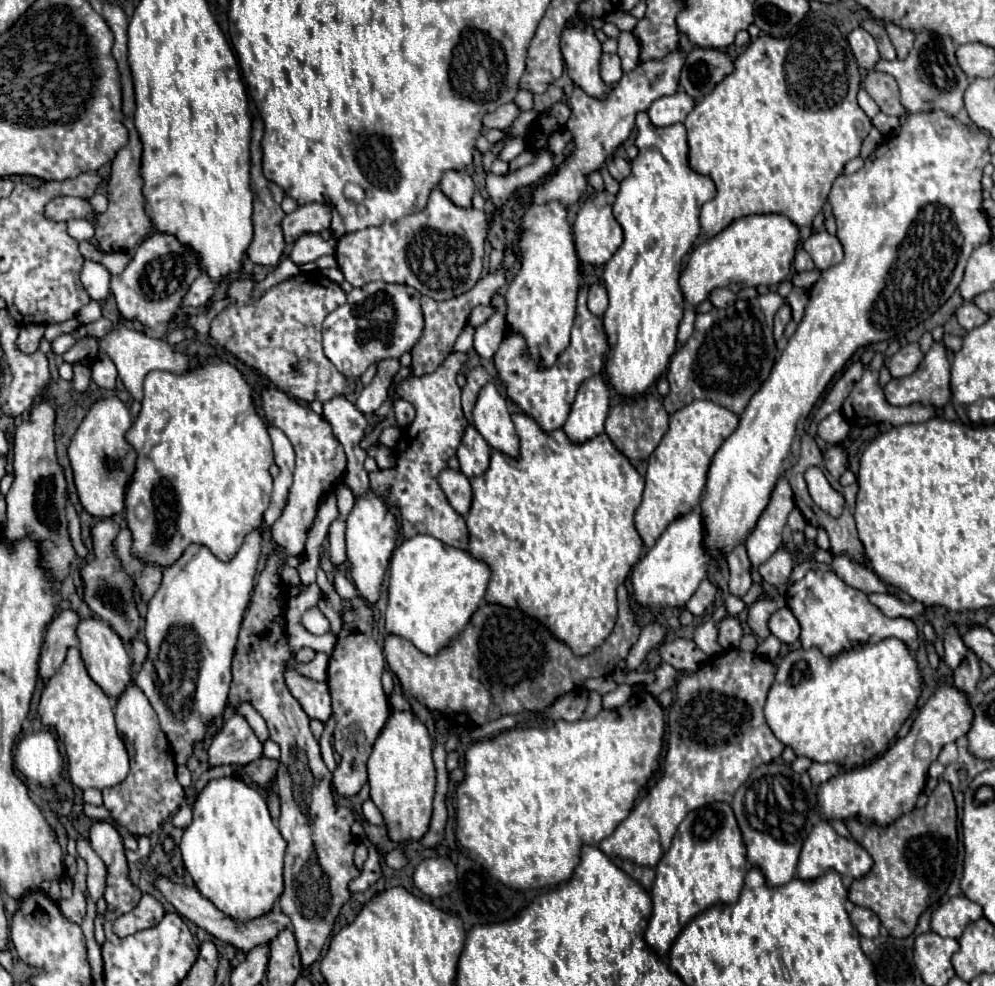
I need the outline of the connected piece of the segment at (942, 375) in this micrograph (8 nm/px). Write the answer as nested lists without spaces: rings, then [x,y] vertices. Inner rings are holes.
[[[933,342],[931,350],[925,354],[923,362],[919,364],[919,368],[911,376],[893,378],[885,384],[885,398],[893,406],[911,406],[911,404],[919,402],[919,404],[931,404],[935,408],[943,408],[951,398],[949,370],[951,370],[951,364],[949,364],[945,346],[941,342]]]

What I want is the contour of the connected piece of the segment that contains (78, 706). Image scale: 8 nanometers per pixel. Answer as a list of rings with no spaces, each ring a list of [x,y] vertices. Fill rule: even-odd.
[[[69,648],[63,666],[43,688],[39,714],[41,722],[49,728],[55,728],[57,738],[65,744],[65,752],[69,758],[69,778],[75,786],[79,786],[81,790],[103,790],[125,780],[129,772],[129,758],[123,738],[115,730],[111,700],[89,678],[79,648]]]

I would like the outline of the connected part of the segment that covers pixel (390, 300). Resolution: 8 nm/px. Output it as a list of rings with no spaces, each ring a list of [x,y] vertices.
[[[369,282],[361,288],[353,288],[347,294],[345,304],[333,310],[323,320],[323,350],[325,356],[335,364],[335,368],[347,378],[359,378],[369,364],[381,362],[385,358],[399,358],[403,352],[409,352],[423,334],[423,312],[421,312],[421,294],[405,284],[387,284],[387,282]]]

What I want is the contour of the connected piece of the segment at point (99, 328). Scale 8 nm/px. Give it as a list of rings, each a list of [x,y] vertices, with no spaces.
[[[101,318],[101,320],[97,320],[95,324],[83,324],[83,326],[79,326],[79,328],[73,332],[73,336],[83,338],[83,336],[87,334],[87,336],[103,338],[103,336],[105,336],[113,326],[115,326],[115,324],[113,324],[109,318]]]

